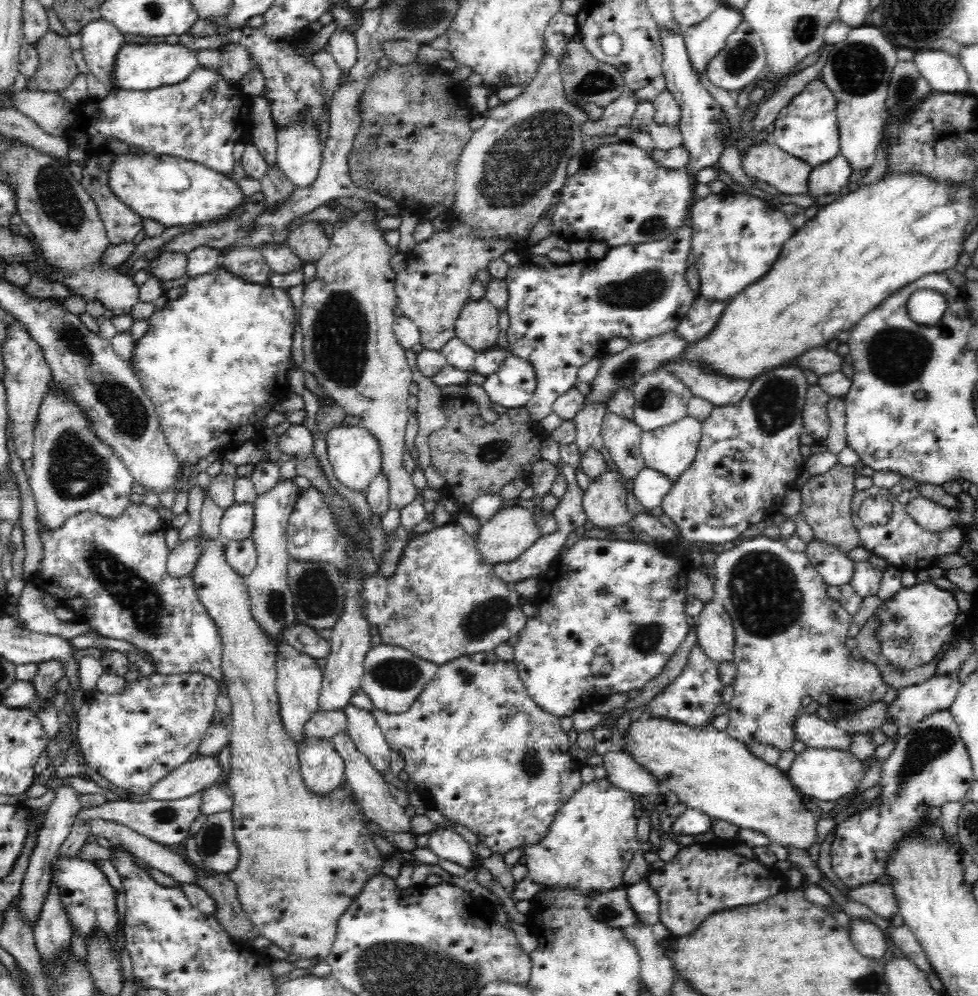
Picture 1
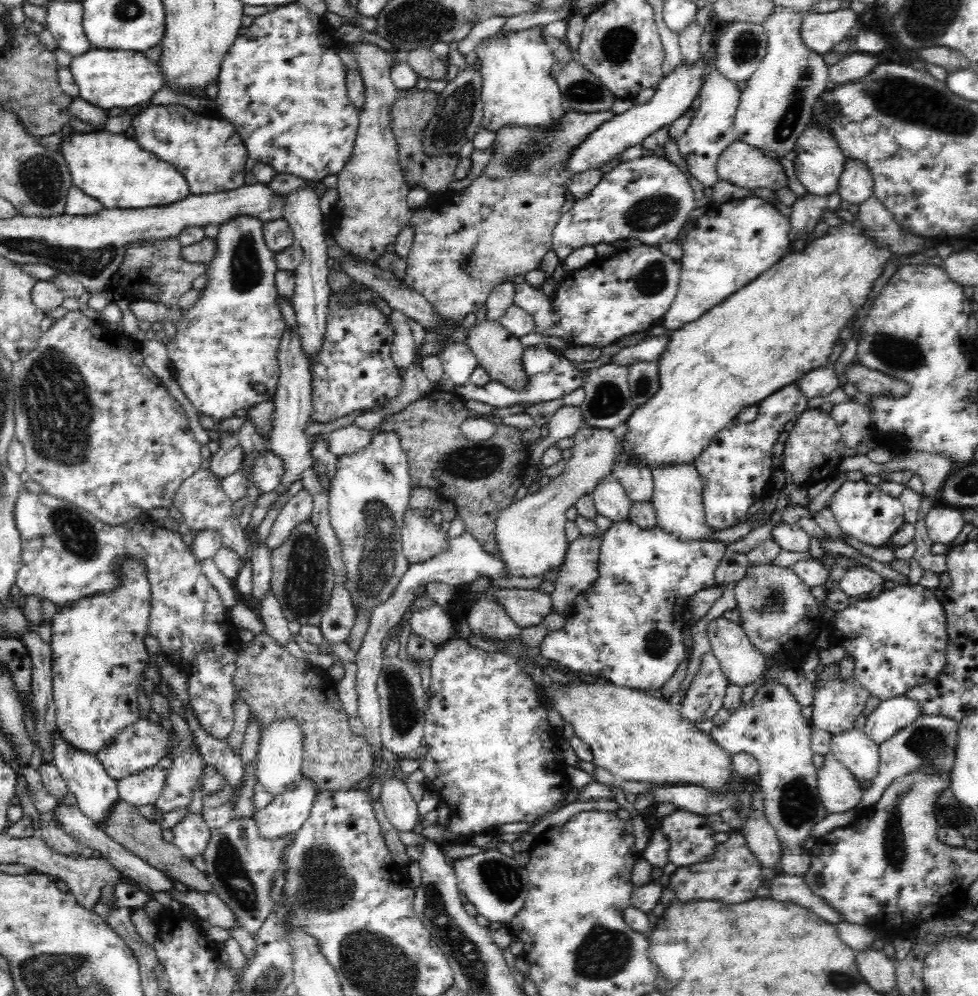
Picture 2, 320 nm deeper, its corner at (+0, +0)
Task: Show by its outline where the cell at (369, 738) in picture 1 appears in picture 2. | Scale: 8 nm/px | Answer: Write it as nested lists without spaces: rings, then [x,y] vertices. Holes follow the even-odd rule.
[[[396,777],[386,780],[382,783],[379,798],[390,824],[397,832],[419,829],[422,817],[417,809],[418,803],[412,798],[406,783],[402,783]]]

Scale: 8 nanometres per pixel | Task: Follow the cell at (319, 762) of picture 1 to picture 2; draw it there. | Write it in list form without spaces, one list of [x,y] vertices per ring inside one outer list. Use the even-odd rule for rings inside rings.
[[[300,775],[296,781],[293,790],[284,791],[255,812],[253,819],[262,839],[271,841],[295,834],[308,818],[312,800],[319,790],[304,776]]]

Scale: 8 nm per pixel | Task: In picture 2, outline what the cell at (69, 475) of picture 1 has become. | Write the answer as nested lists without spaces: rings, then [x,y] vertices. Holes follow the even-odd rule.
[[[71,310],[54,320],[50,328],[38,338],[36,348],[30,350],[21,360],[13,363],[12,385],[15,391],[15,438],[20,441],[25,451],[26,472],[43,488],[43,492],[75,504],[78,508],[93,514],[100,521],[113,525],[122,525],[140,514],[147,513],[152,508],[167,508],[173,506],[174,495],[179,486],[196,471],[201,470],[201,444],[195,439],[188,417],[182,405],[174,399],[168,387],[162,383],[147,366],[141,353],[141,342],[122,336],[122,332],[112,331],[108,327],[98,325],[96,320],[85,316],[84,311]]]

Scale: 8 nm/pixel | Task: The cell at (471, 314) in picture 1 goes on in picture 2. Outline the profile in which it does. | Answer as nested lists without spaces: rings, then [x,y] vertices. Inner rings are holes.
[[[486,320],[479,322],[467,332],[466,343],[475,354],[479,366],[488,371],[492,382],[510,387],[517,394],[520,394],[522,390],[526,390],[530,381],[527,380],[522,362],[525,347],[520,343],[520,339],[500,325],[500,322]]]

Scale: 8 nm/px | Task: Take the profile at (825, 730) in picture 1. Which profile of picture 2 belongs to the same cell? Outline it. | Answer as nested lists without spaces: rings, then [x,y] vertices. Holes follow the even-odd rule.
[[[862,729],[833,735],[830,751],[858,781],[871,781],[877,775],[881,759],[879,745]]]

